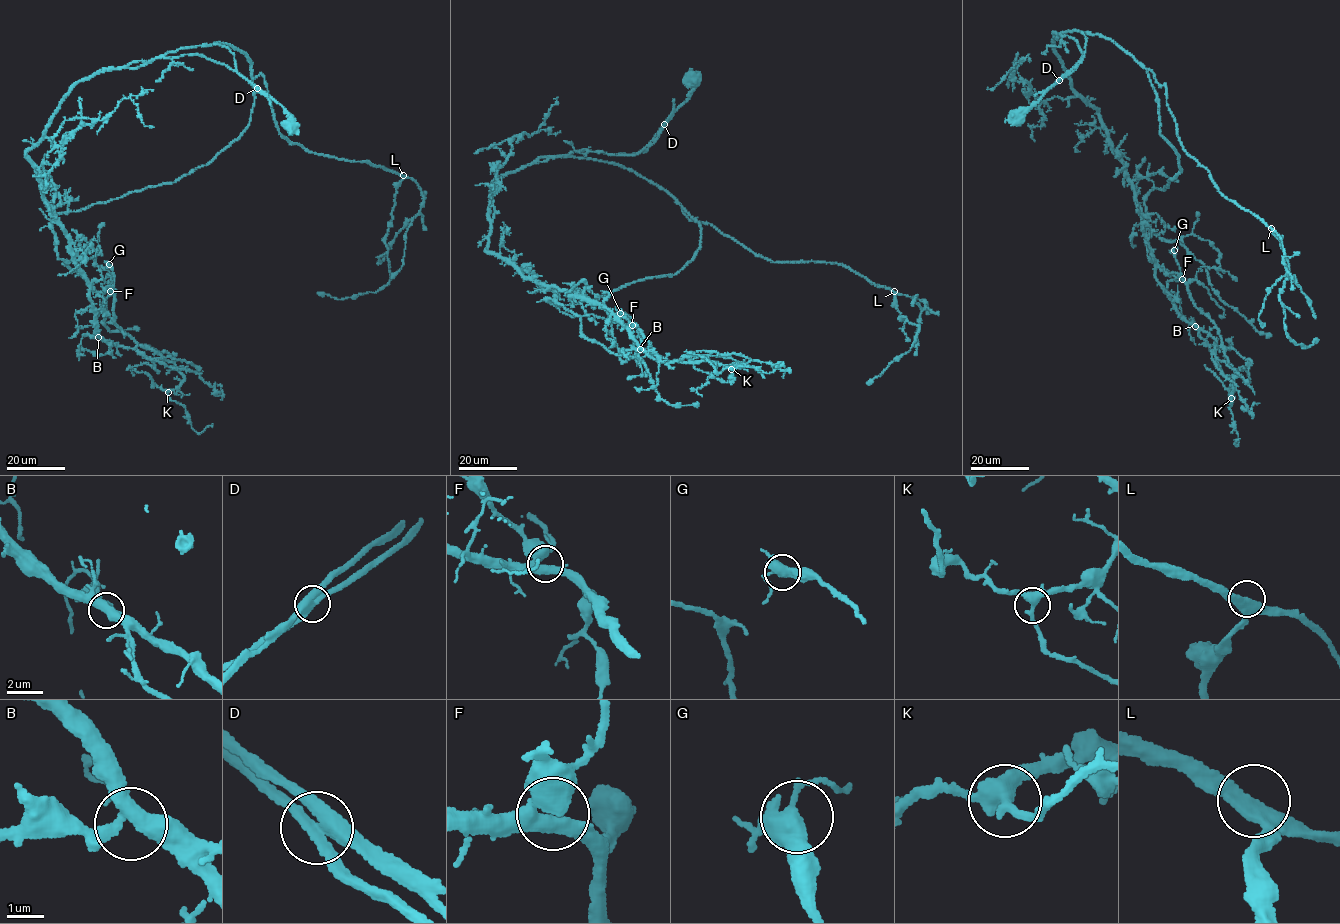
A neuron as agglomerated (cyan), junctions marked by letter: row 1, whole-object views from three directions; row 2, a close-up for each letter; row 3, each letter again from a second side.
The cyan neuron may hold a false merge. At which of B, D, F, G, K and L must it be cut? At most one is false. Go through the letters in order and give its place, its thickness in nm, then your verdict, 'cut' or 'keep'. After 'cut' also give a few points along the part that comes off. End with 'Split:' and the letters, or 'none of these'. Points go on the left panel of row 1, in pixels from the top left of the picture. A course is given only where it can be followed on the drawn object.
B: place (98, 337); calibre 380 nm; keep
D: place (257, 88); calibre 400 nm; cut; course (257, 88), (238, 72), (233, 54), (225, 46), (213, 43)
F: place (110, 291); calibre 380 nm; keep
G: place (109, 264); calibre 400 nm; keep
K: place (168, 392); calibre 360 nm; keep
L: place (403, 175); calibre 400 nm; keep
Split: D

